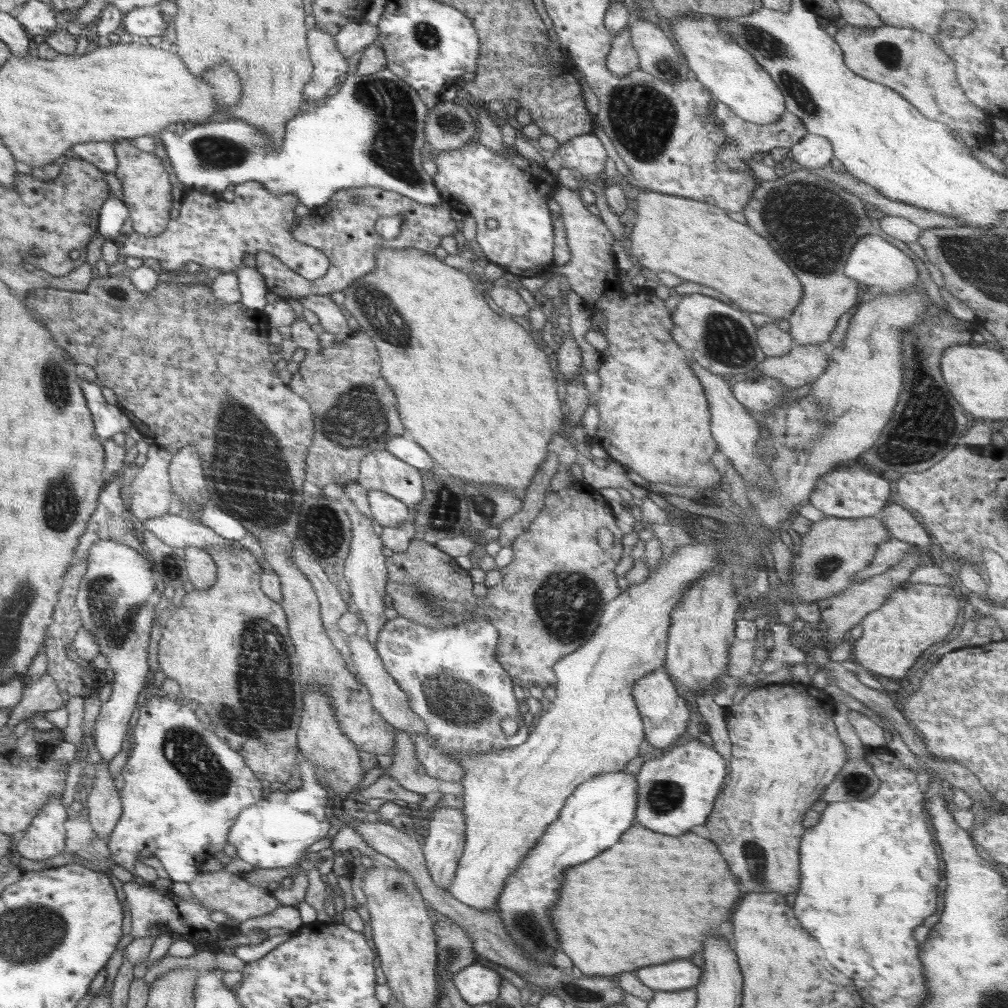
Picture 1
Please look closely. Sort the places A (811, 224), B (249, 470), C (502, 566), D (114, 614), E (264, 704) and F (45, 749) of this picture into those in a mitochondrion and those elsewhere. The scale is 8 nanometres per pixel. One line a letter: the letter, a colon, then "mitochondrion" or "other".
A: mitochondrion
B: mitochondrion
C: other
D: mitochondrion
E: mitochondrion
F: other

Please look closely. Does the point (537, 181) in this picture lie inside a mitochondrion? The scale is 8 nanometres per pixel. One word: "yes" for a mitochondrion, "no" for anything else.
no

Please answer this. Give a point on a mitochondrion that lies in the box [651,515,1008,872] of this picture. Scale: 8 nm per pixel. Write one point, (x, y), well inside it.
(822, 569)

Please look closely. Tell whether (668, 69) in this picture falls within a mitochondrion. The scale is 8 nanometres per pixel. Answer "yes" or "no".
yes

